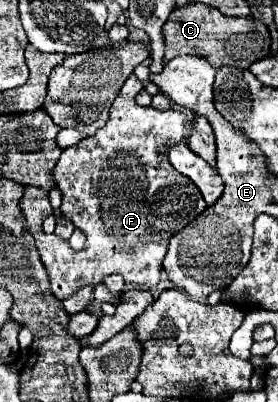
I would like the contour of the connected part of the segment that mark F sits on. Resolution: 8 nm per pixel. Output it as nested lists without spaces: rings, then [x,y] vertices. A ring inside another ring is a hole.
[[[132,74],[120,94],[116,96],[112,108],[110,108],[110,118],[104,128],[100,128],[94,136],[80,140],[80,144],[72,148],[64,148],[54,170],[52,178],[56,188],[62,192],[62,206],[60,212],[64,218],[72,220],[76,228],[80,228],[86,234],[86,240],[92,236],[92,242],[86,242],[86,248],[80,252],[74,252],[70,244],[54,234],[44,234],[42,232],[42,220],[52,214],[52,206],[48,202],[48,194],[40,188],[24,188],[24,196],[20,200],[20,210],[24,214],[24,222],[28,232],[34,236],[40,260],[50,276],[50,290],[58,300],[66,300],[80,288],[88,284],[98,284],[104,282],[106,276],[110,274],[120,274],[126,284],[138,284],[142,288],[152,288],[160,282],[160,272],[162,272],[162,260],[166,256],[168,240],[176,234],[182,232],[184,226],[188,226],[204,208],[206,202],[196,188],[192,180],[176,172],[168,160],[168,148],[178,142],[186,142],[188,136],[188,118],[174,110],[156,110],[152,106],[138,106],[134,102],[134,96],[142,90],[140,80]]]

